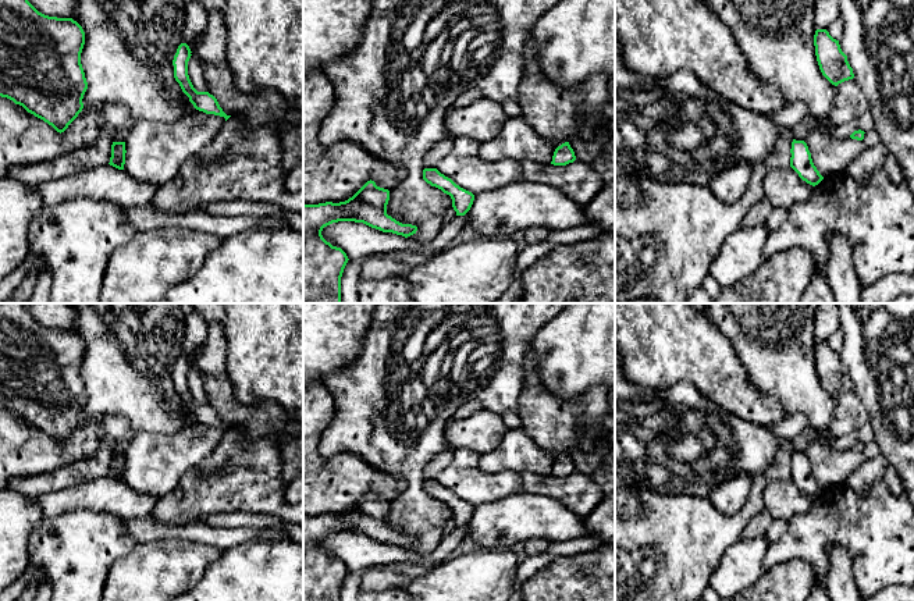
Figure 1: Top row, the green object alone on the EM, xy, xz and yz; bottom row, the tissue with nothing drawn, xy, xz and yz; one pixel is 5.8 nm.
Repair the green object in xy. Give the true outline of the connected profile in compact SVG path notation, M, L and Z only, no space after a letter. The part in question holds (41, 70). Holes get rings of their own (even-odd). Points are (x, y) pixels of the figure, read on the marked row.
M0 0L0 96L64 132L83 109L83 45L85 32L72 18L45 15L28 0Z

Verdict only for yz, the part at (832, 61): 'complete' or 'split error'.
complete

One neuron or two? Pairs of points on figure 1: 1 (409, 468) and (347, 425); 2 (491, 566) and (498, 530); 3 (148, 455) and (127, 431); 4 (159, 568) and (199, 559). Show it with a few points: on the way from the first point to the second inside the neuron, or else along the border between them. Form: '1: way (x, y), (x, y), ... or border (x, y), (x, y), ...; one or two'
1: way (394, 452), (380, 438), (370, 438), (362, 430); one
2: border (505, 547), (484, 550); two
3: border (137, 433), (131, 438); two
4: way (169, 568), (189, 559); one

